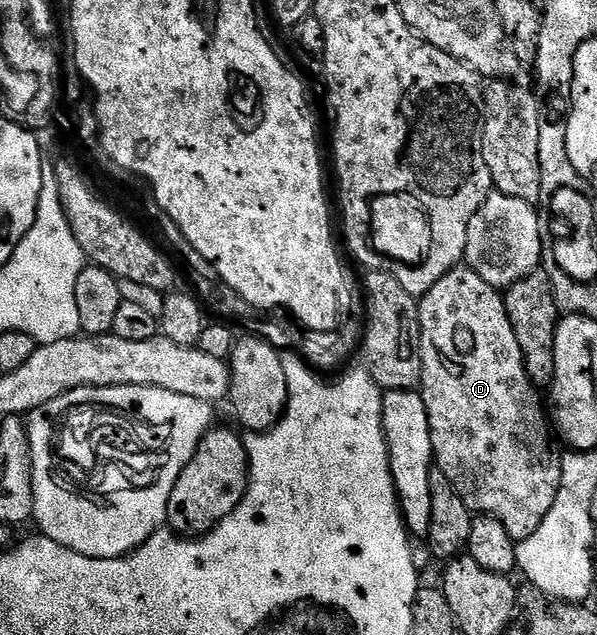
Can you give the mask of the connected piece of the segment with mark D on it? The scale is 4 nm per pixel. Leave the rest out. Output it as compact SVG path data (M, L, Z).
M459 264L449 270L431 288L427 294L421 295L420 328L422 329L422 385L420 393L426 411L430 417L430 439L434 445L434 461L437 469L448 476L448 480L460 492L464 504L468 504L471 512L478 516L489 516L500 520L504 528L508 528L508 536L512 536L515 543L528 540L540 524L544 524L544 516L552 512L552 504L556 504L556 496L560 492L560 480L562 479L562 454L554 447L555 435L552 433L551 423L548 421L548 410L542 407L542 398L539 387L532 384L528 372L524 368L524 356L520 352L520 344L516 340L516 332L512 332L512 320L508 320L505 297L500 293L499 287L488 284L488 280L480 280L476 272L465 264Z

